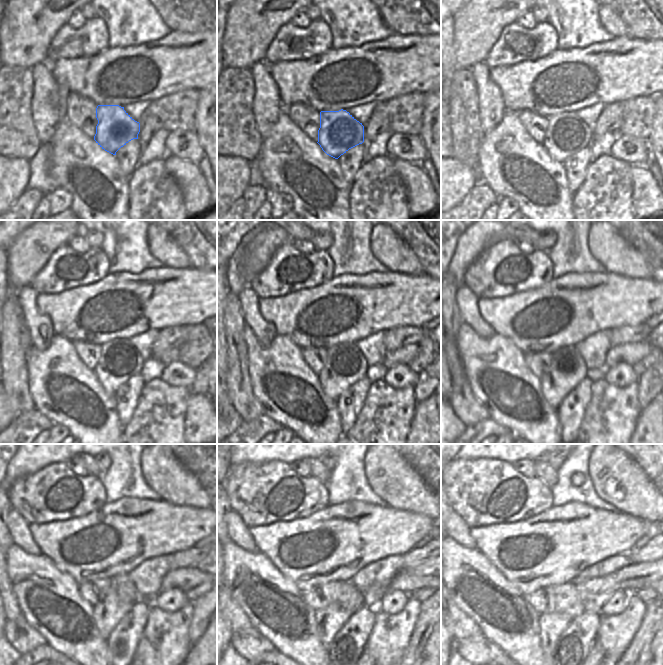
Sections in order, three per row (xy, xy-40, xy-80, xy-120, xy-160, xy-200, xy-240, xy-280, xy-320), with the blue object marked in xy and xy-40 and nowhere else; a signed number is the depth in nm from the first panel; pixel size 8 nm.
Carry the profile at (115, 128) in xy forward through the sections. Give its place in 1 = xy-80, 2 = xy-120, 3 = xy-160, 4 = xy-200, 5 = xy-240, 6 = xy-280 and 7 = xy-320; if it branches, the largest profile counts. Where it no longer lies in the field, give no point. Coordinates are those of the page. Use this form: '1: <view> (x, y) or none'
1: xy-80 (566, 134)
2: xy-120 (119, 360)
3: xy-160 (345, 364)
4: xy-200 (567, 369)
5: xy-240 (123, 595)
6: xy-280 (328, 621)
7: xy-320 (552, 625)

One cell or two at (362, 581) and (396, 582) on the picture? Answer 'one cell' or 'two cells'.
two cells

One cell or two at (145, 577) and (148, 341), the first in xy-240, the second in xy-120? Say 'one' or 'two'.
one

